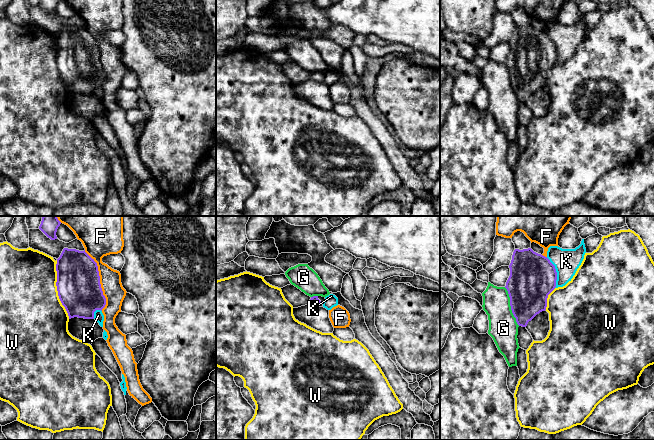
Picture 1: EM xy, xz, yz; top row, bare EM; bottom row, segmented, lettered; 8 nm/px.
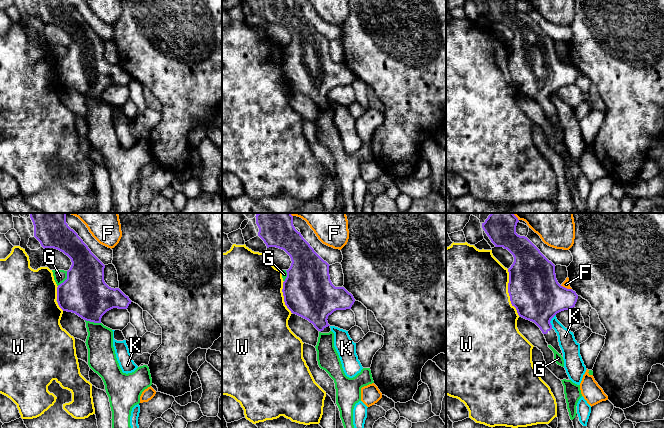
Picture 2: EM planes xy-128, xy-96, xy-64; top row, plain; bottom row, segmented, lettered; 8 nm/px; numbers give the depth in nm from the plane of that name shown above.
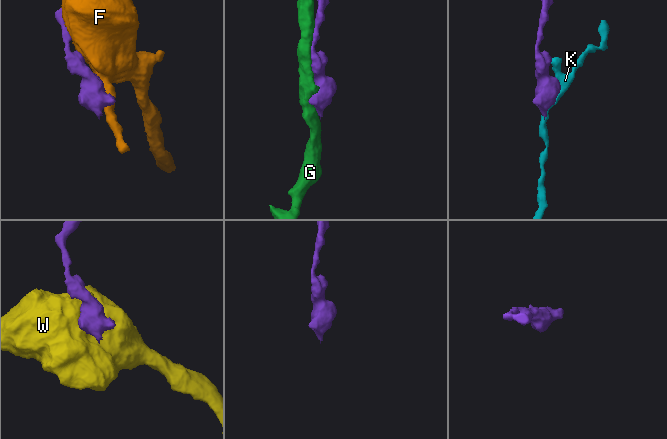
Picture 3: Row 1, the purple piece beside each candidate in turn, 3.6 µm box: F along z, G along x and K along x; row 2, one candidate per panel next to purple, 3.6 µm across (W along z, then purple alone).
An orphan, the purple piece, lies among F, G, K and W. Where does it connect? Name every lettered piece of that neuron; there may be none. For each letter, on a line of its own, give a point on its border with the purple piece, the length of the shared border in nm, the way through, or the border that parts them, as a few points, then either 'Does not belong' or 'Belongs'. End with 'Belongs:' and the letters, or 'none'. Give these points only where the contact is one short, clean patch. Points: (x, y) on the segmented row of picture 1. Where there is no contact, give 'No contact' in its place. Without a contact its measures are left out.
F: Touches purple at xy (99, 280). Shared border 500 nm. Does not belong
G: Touches purple at yz (510, 305). Shared border 340 nm. Does not belong
K: Touches purple at yz (556, 272). Shared border 260 nm. Does not belong
W: Touches purple at xy (57, 289). Shared border 480 nm. Does not belong
Belongs: none

